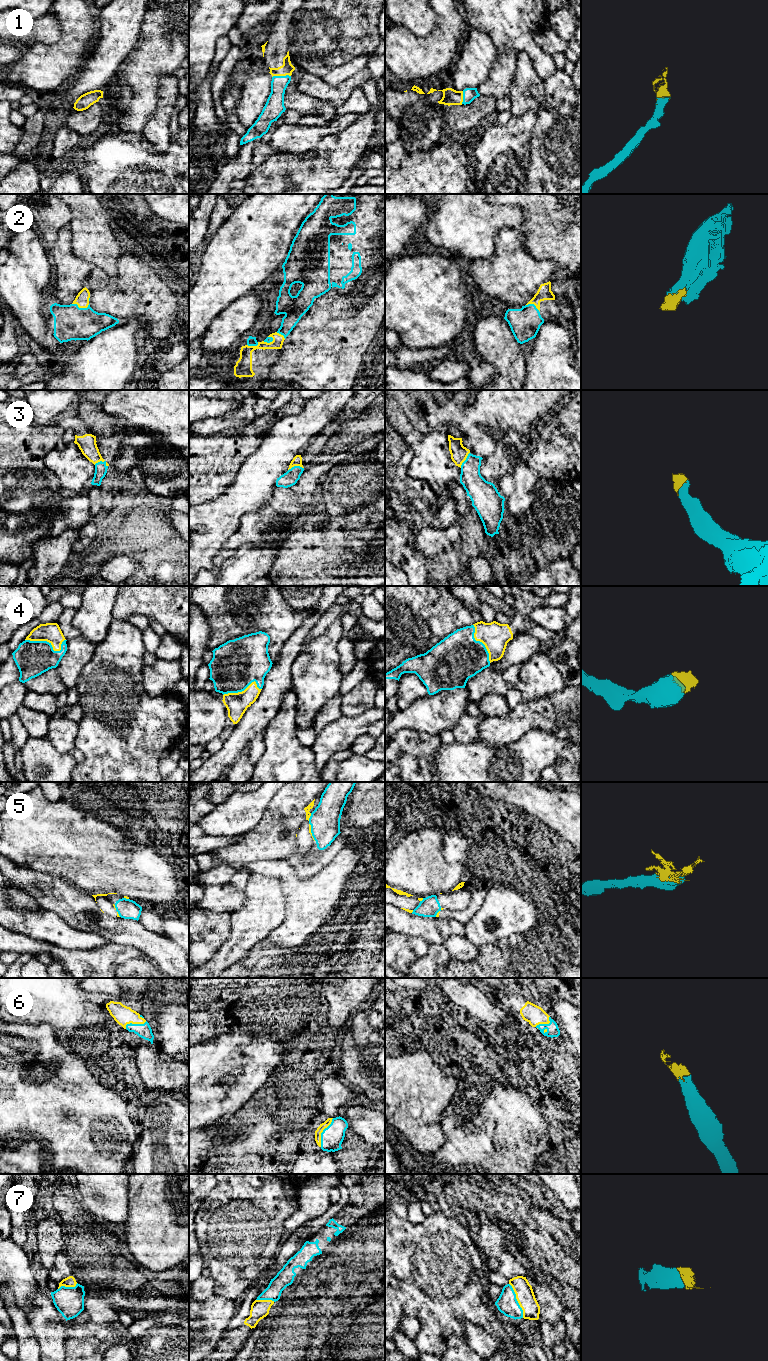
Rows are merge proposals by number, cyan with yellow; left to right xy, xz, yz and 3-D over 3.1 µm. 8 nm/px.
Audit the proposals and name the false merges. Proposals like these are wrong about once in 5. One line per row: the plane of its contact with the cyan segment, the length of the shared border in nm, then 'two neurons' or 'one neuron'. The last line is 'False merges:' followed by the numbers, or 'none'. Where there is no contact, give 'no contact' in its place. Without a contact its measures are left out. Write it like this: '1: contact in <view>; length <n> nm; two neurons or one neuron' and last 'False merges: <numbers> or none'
1: contact in xz; length 150 nm; one neuron
2: contact in xy; length 140 nm; one neuron
3: contact in xy; length 110 nm; one neuron
4: contact in xy; length 320 nm; one neuron
5: contact in xz; length 70 nm; two neurons
6: contact in xz; length 260 nm; one neuron
7: contact in yz; length 300 nm; one neuron
False merges: 5

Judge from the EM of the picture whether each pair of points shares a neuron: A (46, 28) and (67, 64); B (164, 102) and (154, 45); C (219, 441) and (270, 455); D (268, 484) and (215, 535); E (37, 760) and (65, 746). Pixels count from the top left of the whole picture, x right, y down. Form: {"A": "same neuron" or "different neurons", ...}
{"A": "different neurons", "B": "different neurons", "C": "different neurons", "D": "same neuron", "E": "different neurons"}

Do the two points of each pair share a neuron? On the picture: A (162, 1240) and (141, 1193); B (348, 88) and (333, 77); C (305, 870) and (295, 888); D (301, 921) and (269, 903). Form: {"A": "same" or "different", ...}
{"A": "same", "B": "different", "C": "different", "D": "different"}

